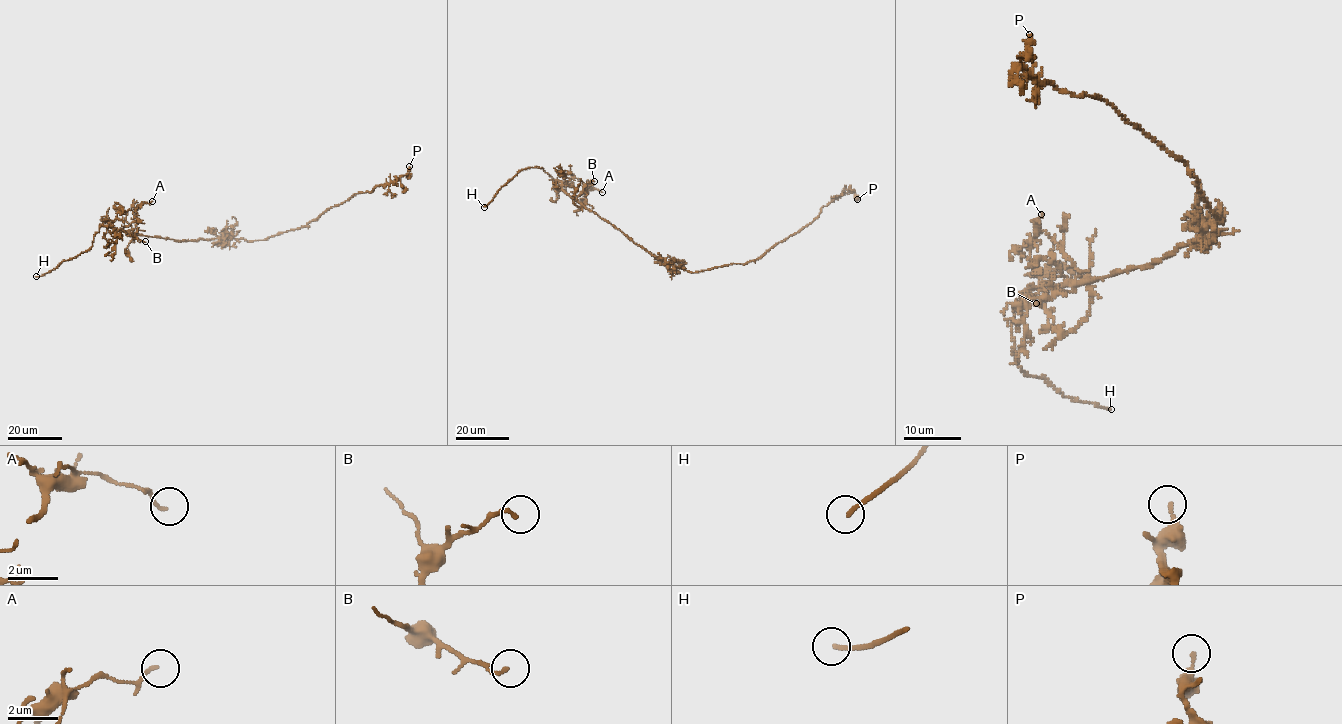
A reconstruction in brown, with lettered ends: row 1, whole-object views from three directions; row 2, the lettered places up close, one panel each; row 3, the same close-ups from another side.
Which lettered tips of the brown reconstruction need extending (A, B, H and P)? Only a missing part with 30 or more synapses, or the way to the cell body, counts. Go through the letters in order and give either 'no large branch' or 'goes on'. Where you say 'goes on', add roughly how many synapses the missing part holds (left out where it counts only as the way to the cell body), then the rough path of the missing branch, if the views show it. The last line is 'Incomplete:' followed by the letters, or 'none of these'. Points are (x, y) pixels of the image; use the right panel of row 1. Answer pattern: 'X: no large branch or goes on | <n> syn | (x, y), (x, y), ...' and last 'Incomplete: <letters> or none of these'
A: no large branch
B: no large branch
H: goes on
P: no large branch
Incomplete: H

